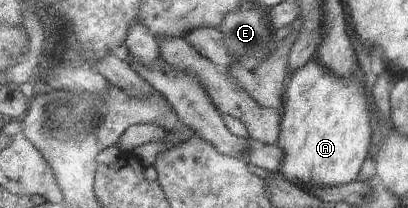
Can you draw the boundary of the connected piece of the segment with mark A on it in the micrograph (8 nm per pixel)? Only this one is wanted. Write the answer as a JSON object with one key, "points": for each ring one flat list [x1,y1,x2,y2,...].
{"points":[[312,59,304,68,290,72,284,88,284,100,281,110,282,134,278,144,286,153,286,158,280,168,290,181,306,188,326,188,348,184,360,174,360,166,368,154,368,144,372,142,372,116,370,102,364,92,364,75,356,74,356,78,340,78,333,72,328,72,324,64]]}

